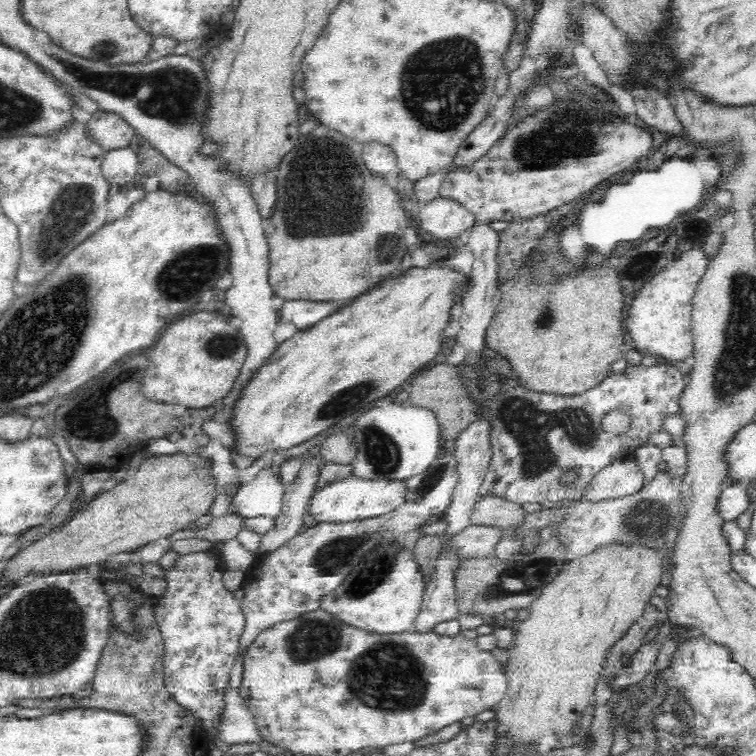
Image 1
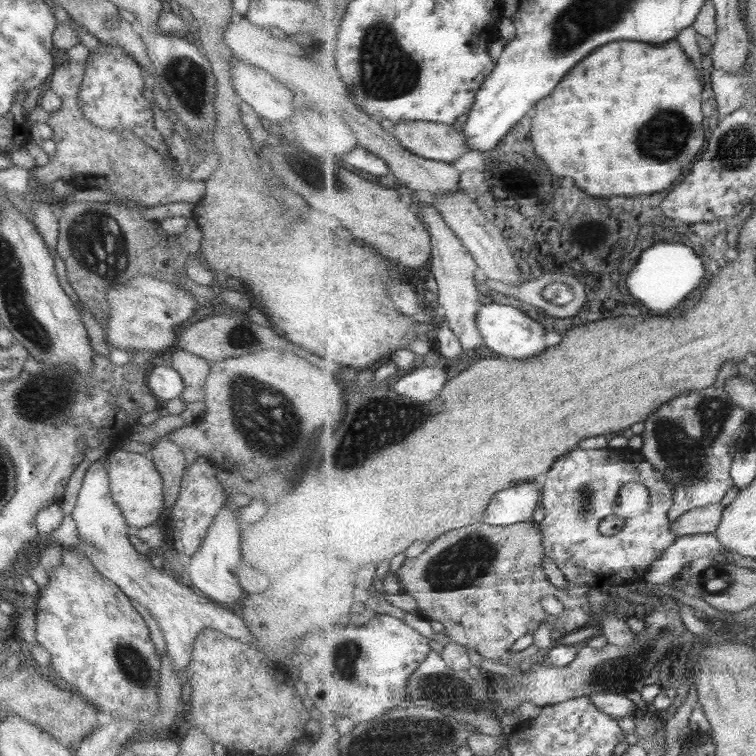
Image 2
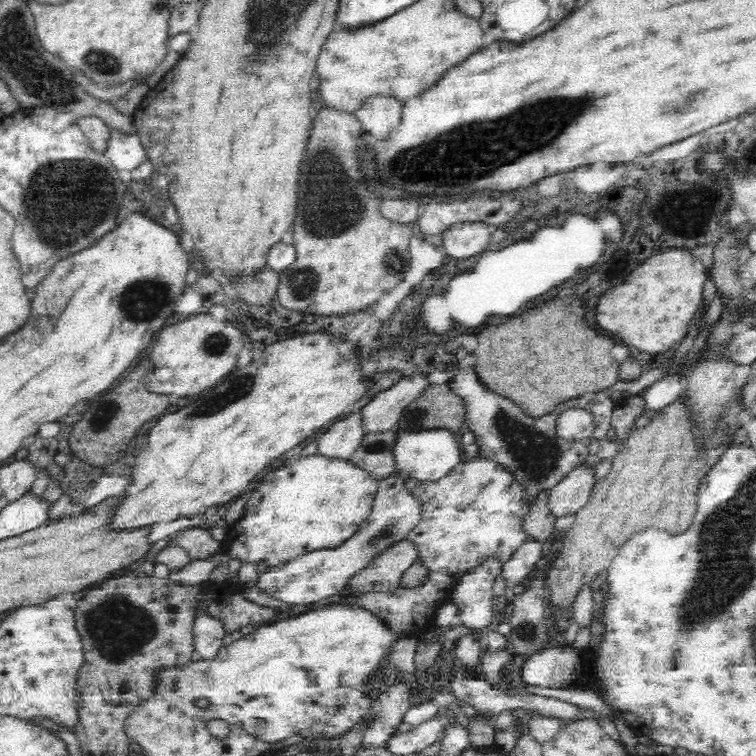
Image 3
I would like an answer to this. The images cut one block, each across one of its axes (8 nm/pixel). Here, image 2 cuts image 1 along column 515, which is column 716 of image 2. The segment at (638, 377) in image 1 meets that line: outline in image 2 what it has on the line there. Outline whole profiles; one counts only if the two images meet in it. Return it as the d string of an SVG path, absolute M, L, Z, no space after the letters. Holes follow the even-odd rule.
M736 362L725 363L719 371L718 382L709 389L685 392L645 420L641 434L644 445L640 451L675 485L671 524L694 508L721 502L736 486L731 474L732 464L739 452L739 442L749 443L755 422L755 417L737 406L727 392L727 381L739 375L739 369Z

